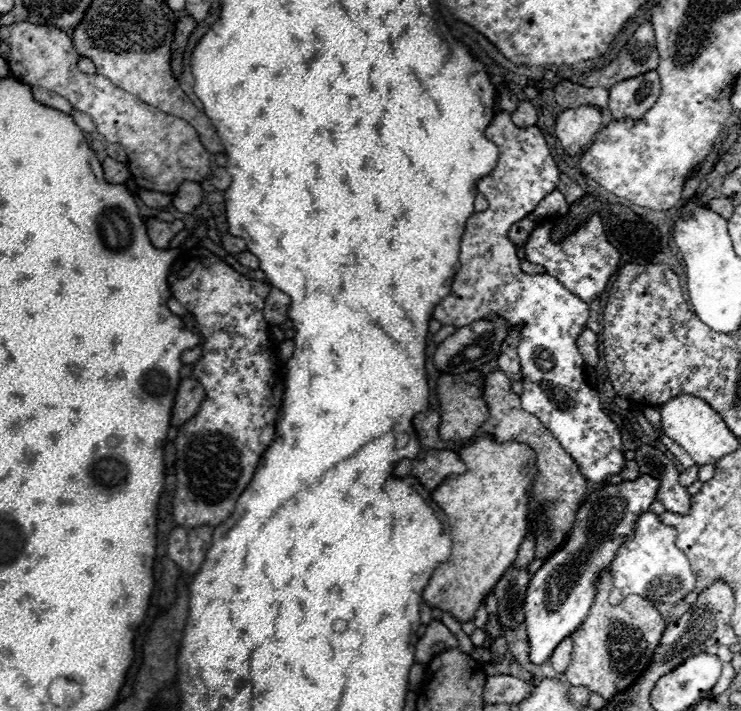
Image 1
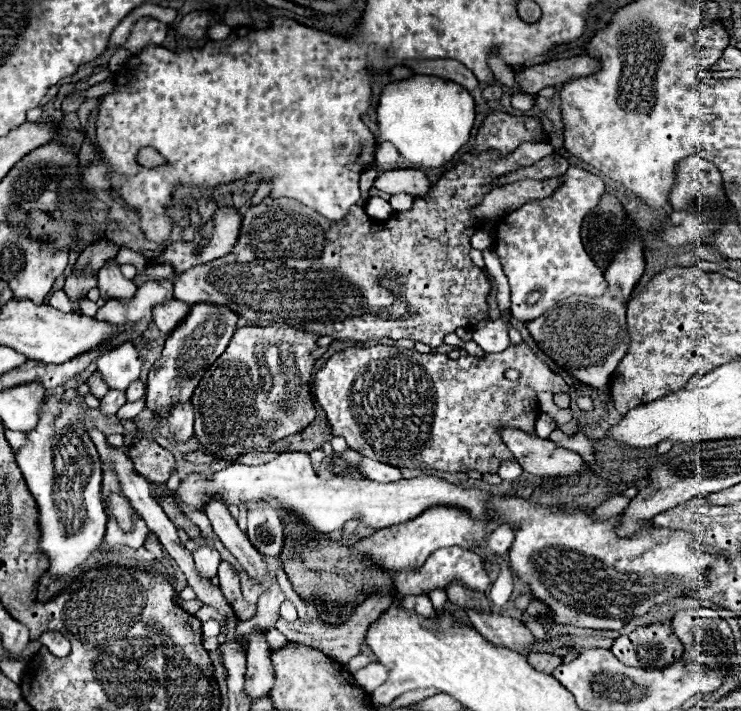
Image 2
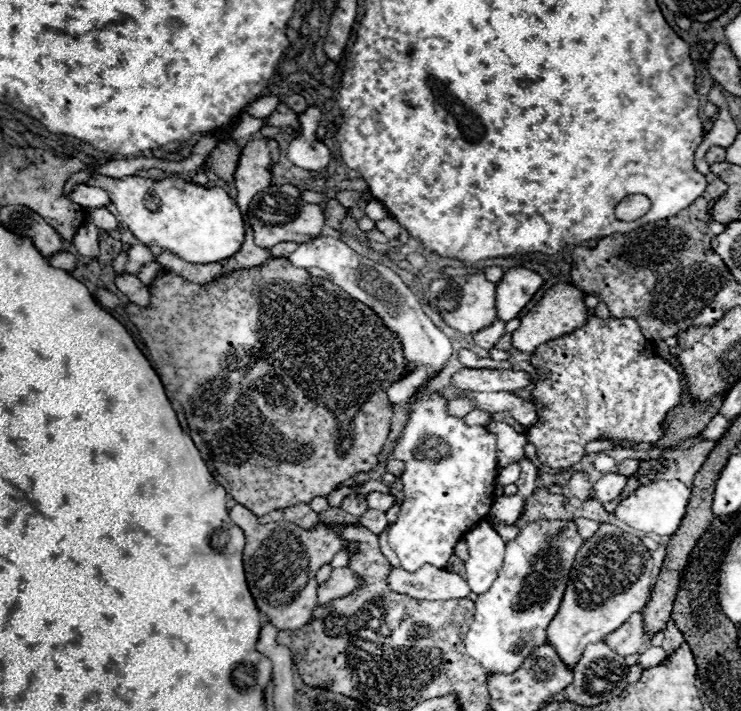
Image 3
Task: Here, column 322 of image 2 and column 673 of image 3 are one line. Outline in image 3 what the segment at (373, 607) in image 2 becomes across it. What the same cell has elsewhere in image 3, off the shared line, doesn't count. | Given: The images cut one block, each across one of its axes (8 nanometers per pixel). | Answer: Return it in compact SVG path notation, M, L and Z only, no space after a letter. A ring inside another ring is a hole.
M670 620L668 622L668 626L666 626L666 630L664 630L664 644L662 644L662 648L668 652L668 654L672 654L674 652L674 648L676 646L680 646L682 642L684 642L684 638L682 638L682 632L676 628L676 624Z

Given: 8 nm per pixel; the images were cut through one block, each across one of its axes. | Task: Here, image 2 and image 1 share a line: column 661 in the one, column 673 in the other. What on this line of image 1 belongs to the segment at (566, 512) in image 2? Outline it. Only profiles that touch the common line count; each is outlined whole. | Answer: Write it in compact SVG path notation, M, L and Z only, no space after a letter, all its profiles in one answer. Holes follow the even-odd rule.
M644 512L636 524L634 538L624 542L610 564L614 584L610 592L610 602L618 604L628 594L638 594L652 604L674 604L682 600L696 586L696 576L692 572L690 560L682 550L676 548L676 530L660 522L658 514Z

